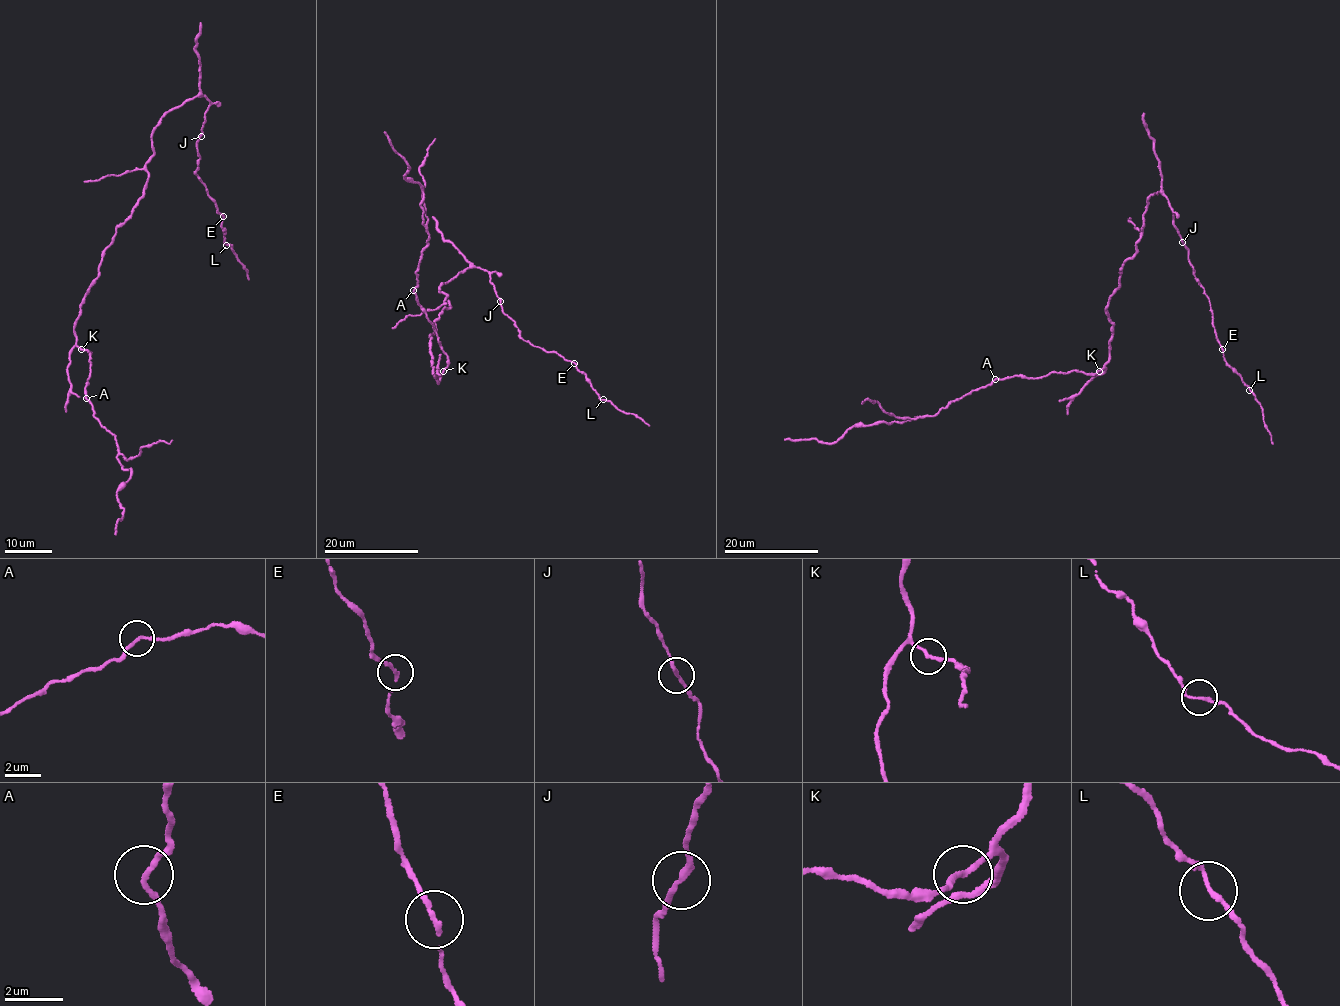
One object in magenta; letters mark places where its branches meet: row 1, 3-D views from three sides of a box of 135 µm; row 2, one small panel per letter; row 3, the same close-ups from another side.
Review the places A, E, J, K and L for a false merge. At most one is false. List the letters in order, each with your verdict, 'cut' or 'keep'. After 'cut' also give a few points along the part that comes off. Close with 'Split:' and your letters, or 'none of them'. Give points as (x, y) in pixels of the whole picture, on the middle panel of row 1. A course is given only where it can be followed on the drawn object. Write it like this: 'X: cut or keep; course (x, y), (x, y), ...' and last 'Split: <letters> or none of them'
A: keep
E: keep
J: keep
K: keep
L: keep
Split: none of them

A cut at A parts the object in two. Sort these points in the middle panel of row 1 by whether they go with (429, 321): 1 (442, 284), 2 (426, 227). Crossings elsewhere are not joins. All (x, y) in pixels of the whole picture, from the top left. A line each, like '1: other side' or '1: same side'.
1: same side
2: other side

